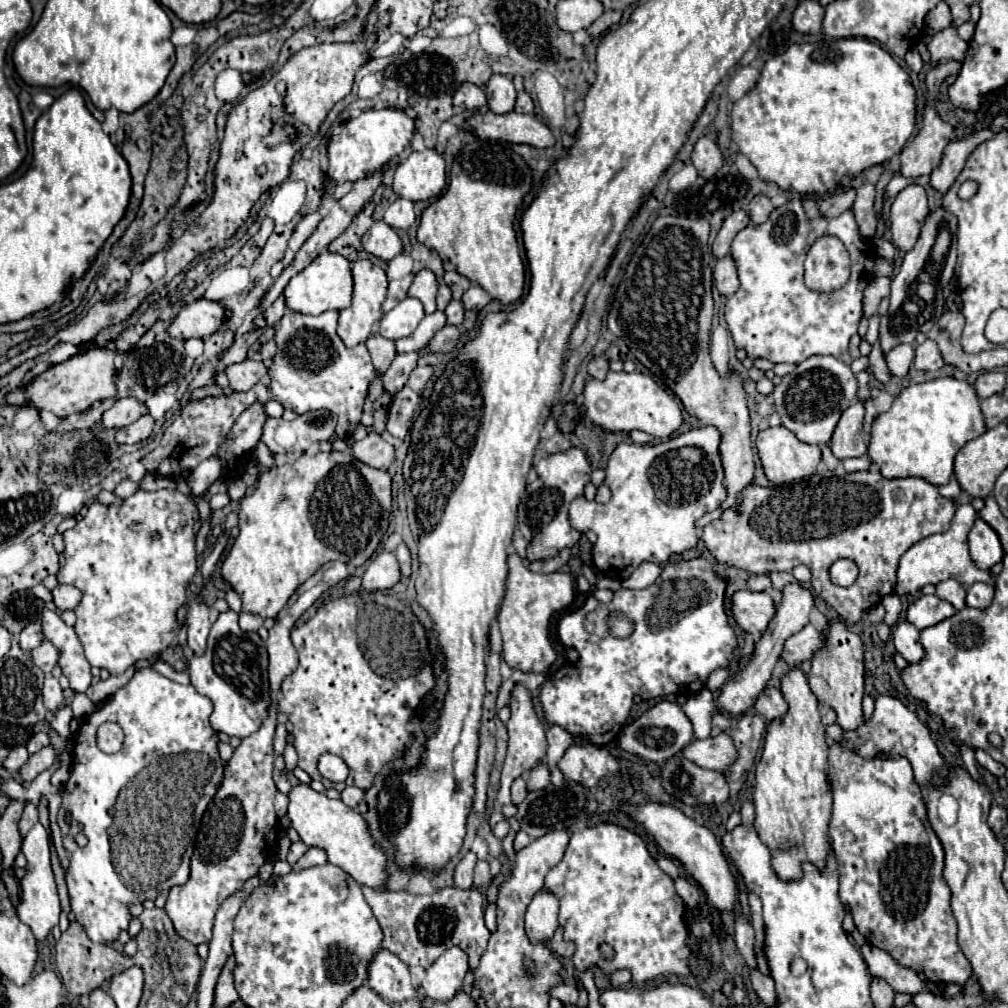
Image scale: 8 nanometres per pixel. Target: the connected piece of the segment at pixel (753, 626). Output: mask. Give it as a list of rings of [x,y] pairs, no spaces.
[[[735,591],[731,595],[731,613],[745,633],[759,639],[775,613],[775,601],[767,593]]]

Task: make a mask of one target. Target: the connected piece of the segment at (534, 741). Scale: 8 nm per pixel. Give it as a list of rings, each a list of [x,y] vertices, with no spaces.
[[[515,685],[511,691],[511,719],[507,721],[507,733],[509,733],[509,749],[507,749],[507,757],[505,757],[505,765],[501,771],[501,789],[497,793],[497,801],[495,805],[507,805],[509,803],[509,787],[513,783],[513,779],[521,777],[523,773],[531,771],[537,763],[545,761],[547,757],[547,741],[545,741],[545,729],[543,723],[539,721],[535,709],[533,709],[533,701],[531,695],[527,693],[527,689],[523,685]]]

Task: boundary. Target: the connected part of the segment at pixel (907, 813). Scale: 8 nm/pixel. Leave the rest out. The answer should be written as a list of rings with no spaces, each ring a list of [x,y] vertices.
[[[833,743],[829,747],[829,783],[833,791],[829,835],[839,861],[839,899],[849,907],[859,933],[867,943],[885,949],[897,963],[923,973],[929,981],[965,985],[973,969],[957,945],[951,889],[943,879],[941,857],[933,855],[931,831],[921,821],[921,817],[927,817],[927,809],[911,763],[905,757],[873,757],[865,761],[841,743]]]

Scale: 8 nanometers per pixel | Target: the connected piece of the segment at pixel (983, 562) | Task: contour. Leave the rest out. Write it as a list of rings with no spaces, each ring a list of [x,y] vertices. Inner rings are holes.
[[[981,517],[975,519],[975,525],[969,531],[969,551],[973,563],[985,571],[991,569],[995,563],[999,563],[1005,555],[999,535]]]

